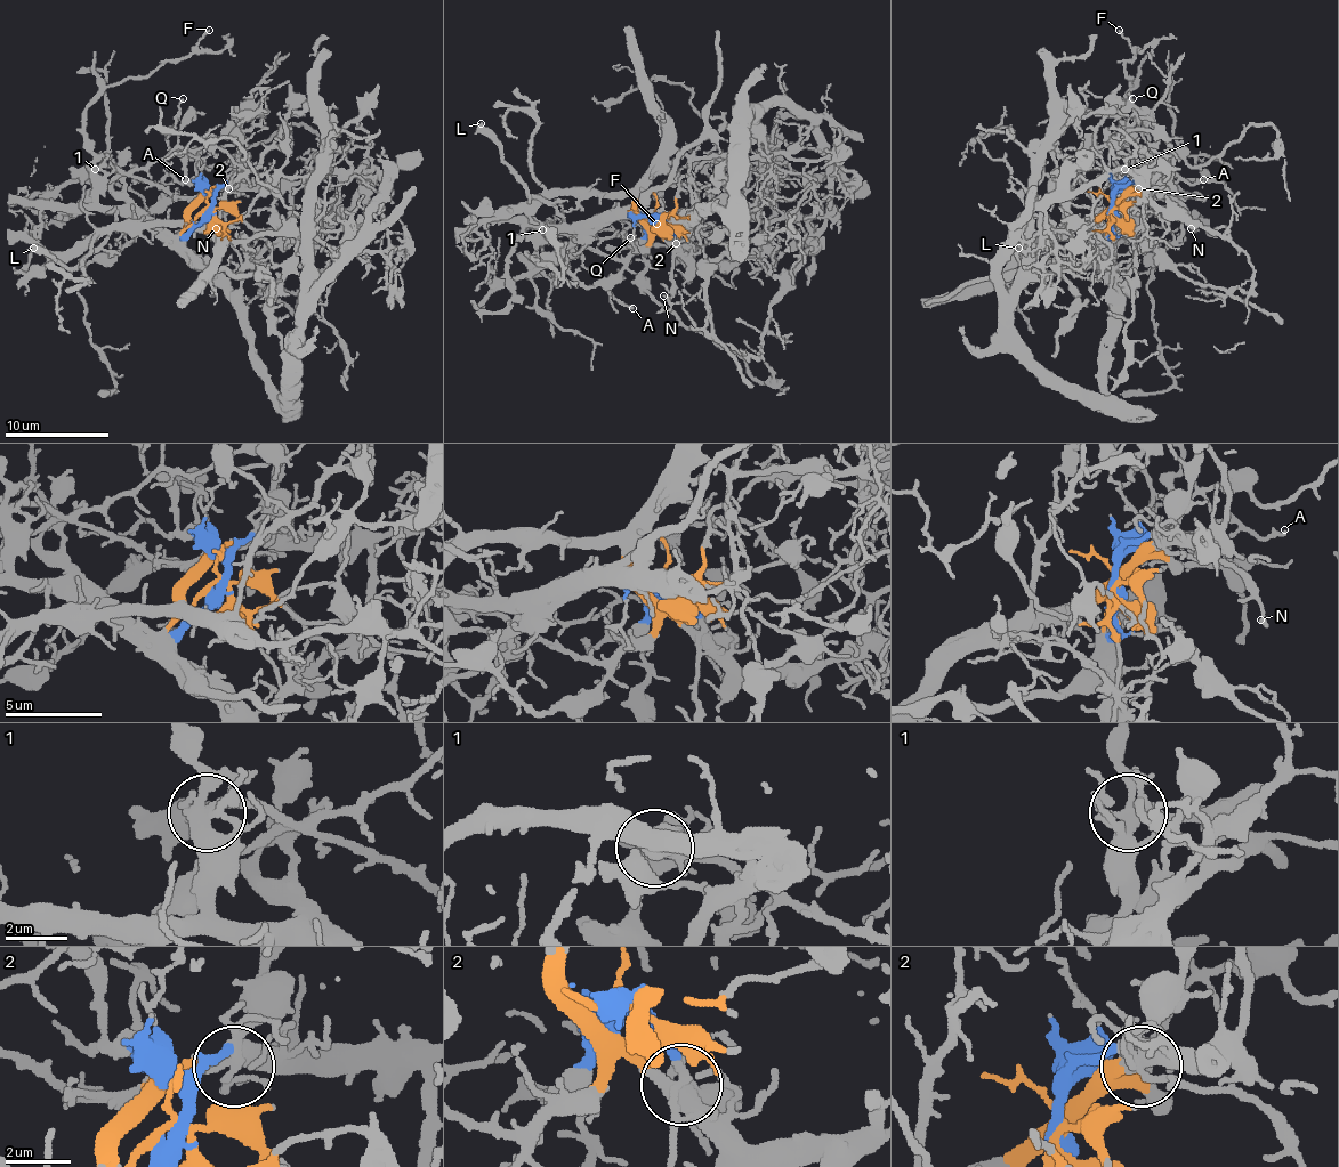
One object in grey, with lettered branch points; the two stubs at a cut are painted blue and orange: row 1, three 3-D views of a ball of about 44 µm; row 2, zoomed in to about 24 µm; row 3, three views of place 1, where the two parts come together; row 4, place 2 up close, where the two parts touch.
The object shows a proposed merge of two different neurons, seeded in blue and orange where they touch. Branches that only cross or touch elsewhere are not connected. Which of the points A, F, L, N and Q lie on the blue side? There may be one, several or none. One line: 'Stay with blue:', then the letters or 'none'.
Stay with blue: A, F, L, N, Q

